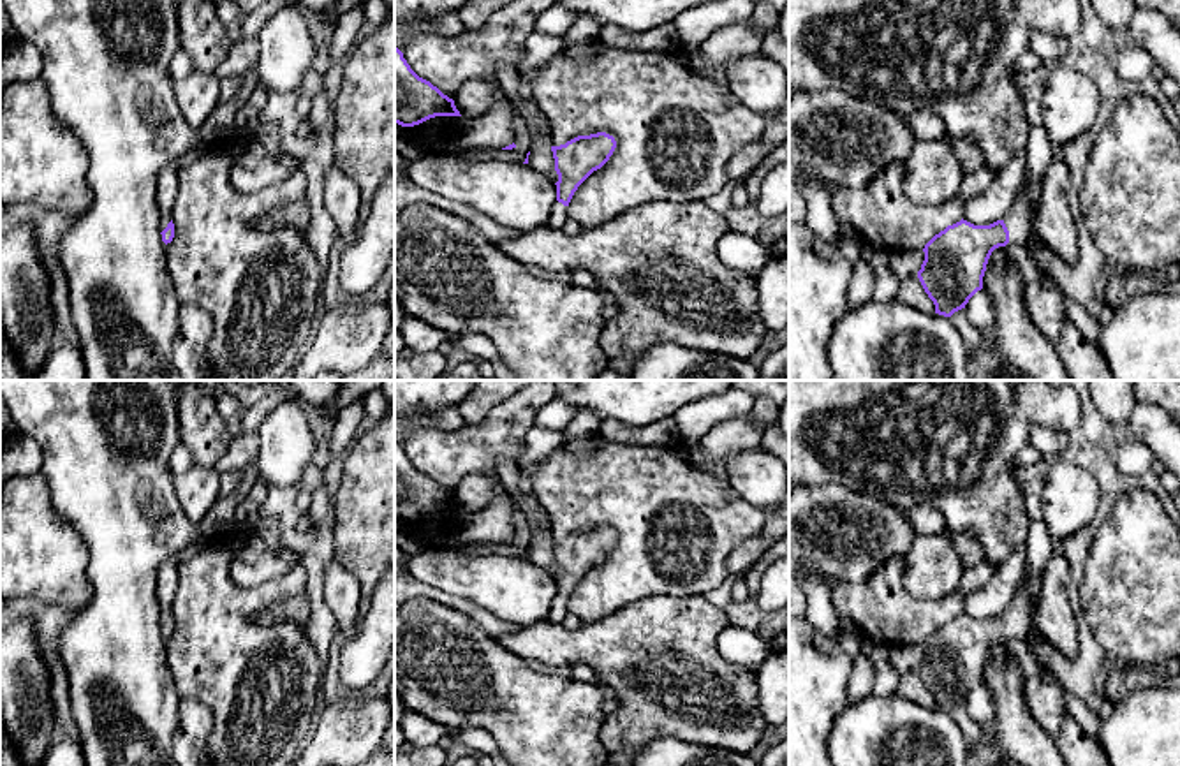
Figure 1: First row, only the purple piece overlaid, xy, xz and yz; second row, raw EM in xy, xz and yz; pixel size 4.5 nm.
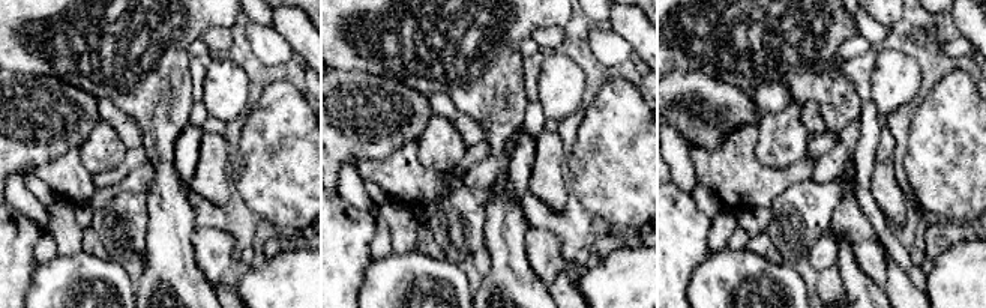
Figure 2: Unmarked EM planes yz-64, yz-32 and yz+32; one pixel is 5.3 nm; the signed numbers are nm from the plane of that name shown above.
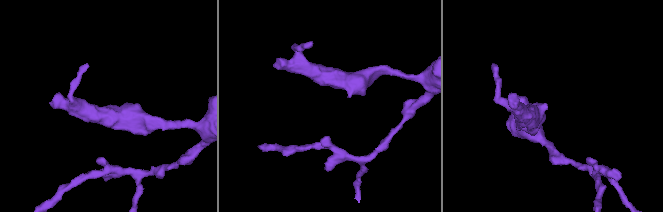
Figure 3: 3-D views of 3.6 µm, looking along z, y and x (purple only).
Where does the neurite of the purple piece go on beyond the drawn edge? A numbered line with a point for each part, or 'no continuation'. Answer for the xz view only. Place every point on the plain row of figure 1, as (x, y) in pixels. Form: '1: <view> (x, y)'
1: xz (559, 608)

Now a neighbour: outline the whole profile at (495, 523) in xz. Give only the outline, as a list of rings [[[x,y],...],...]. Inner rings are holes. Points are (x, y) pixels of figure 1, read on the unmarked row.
[[[502,495],[488,507],[476,512],[465,512],[458,530],[451,537],[435,541],[435,548],[460,549],[468,542],[502,544],[514,537],[514,509],[513,495]]]

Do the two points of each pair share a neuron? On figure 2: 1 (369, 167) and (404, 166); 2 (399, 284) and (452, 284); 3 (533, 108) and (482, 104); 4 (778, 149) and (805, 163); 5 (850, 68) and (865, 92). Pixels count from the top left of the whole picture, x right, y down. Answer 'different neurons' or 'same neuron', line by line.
1: same neuron
2: same neuron
3: different neurons
4: different neurons
5: same neuron

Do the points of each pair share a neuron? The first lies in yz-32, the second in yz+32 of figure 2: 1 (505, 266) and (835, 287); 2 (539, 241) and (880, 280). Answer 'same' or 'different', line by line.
1: different
2: same

